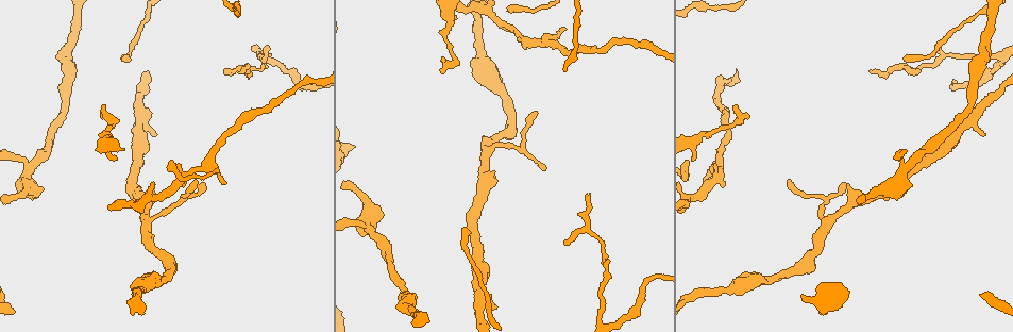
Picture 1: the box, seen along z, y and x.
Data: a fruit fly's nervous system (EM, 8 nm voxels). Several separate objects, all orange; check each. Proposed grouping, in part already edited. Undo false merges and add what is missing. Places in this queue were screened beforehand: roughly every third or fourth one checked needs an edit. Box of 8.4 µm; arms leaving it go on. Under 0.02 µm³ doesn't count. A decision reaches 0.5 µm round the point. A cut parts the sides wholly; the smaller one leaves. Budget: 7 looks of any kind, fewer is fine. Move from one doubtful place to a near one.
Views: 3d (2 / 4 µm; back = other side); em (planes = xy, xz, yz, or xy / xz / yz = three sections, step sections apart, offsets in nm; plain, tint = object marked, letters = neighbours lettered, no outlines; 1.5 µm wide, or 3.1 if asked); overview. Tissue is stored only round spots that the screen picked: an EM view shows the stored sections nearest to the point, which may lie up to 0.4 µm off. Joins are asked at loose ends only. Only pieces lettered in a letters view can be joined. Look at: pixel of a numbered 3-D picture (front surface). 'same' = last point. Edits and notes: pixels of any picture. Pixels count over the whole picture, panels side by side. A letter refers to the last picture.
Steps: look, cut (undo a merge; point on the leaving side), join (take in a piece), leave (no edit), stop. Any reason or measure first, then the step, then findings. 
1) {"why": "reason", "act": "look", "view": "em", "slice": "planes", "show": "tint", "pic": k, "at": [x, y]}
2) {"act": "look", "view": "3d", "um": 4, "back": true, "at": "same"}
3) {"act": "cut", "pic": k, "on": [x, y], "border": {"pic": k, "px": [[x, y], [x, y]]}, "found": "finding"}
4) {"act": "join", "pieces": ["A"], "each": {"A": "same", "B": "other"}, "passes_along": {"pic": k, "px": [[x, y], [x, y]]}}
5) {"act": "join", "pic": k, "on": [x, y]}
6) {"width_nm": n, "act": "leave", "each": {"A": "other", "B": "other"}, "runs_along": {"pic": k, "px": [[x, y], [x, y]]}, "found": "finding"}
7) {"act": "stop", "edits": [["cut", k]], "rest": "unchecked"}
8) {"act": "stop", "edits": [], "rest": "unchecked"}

{"why": "sharp bend", "act": "look", "view": "em", "slice": "xz", "step": 4, "show": "tint", "pic": 1, "at": [996, 54]}

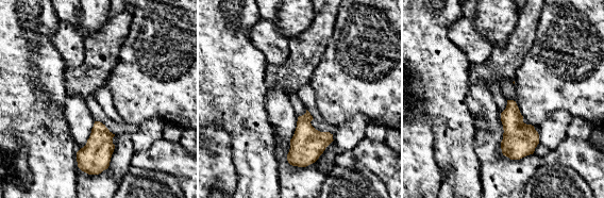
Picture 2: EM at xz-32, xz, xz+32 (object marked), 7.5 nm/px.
{"why": "another direction", "act": "look", "view": "em", "slice": "planes", "show": "tint", "at": "same"}

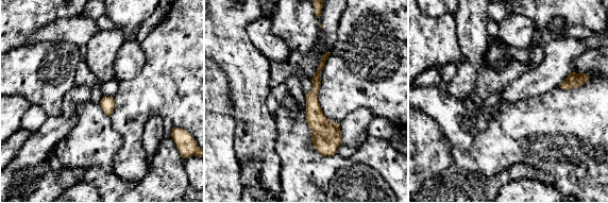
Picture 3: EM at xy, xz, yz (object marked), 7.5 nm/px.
{"why": "what lies round it", "act": "look", "view": "em", "slice": "planes", "show": "letters", "at": "same"}

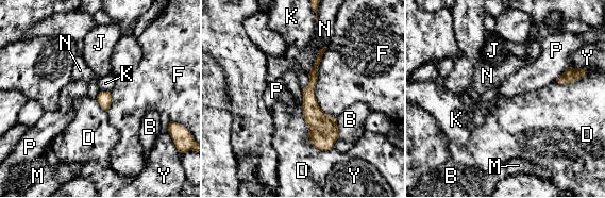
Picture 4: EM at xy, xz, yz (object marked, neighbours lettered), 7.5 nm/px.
{"act": "leave", "each": {"B": "other", "D": "other", "F": "other", "J": "other", "K": "other", "M": "other", "N": "other", "P": "other", "Y": "other"}, "border": {"pic": 4, "px": [[328, 47], [315, 97], [337, 118]]}, "found": "continuous, no second neuron"}

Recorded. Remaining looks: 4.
{"why": "thin end", "act": "look", "view": "em", "slice": "xy", "step": 4, "show": "tint", "pic": 1, "at": [585, 195]}

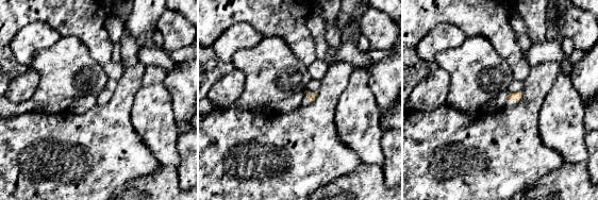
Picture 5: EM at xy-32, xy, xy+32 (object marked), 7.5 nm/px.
{"why": "cut it another way", "act": "look", "view": "em", "slice": "planes", "show": "letters", "at": "same"}

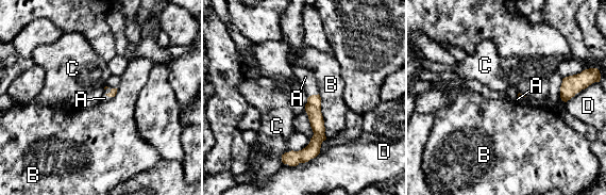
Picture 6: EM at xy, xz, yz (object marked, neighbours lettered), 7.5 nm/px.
{"act": "join", "pieces": ["A"], "each": {"A": "same", "B": "other", "C": "other", "D": "other"}, "passes_along": {"pic": 6, "px": [[313, 108], [313, 95], [305, 77]]}, "found": "it goes on there"}

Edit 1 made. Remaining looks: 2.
{"why": "tapers out", "act": "look", "view": "em", "slice": "xz", "step": 4, "show": "tint", "pic": 1, "at": [563, 29]}

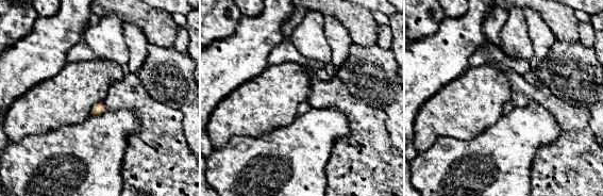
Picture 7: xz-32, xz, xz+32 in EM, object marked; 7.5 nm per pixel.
{"act": "look", "view": "em", "slice": "planes", "show": "letters", "at": "same"}

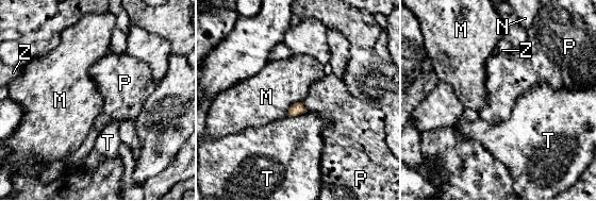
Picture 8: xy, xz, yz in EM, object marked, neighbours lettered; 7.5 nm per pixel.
{"act": "leave", "each": {"M": "other", "N": "other", "P": "other", "T": "other", "Z": "other"}, "border": {"pic": 8, "px": [[300, 102], [308, 111]]}, "found": "no lettered piece goes on from it"}

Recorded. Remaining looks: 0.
{"act": "stop", "edits": [["join", 6]], "rest": "unchecked"}

